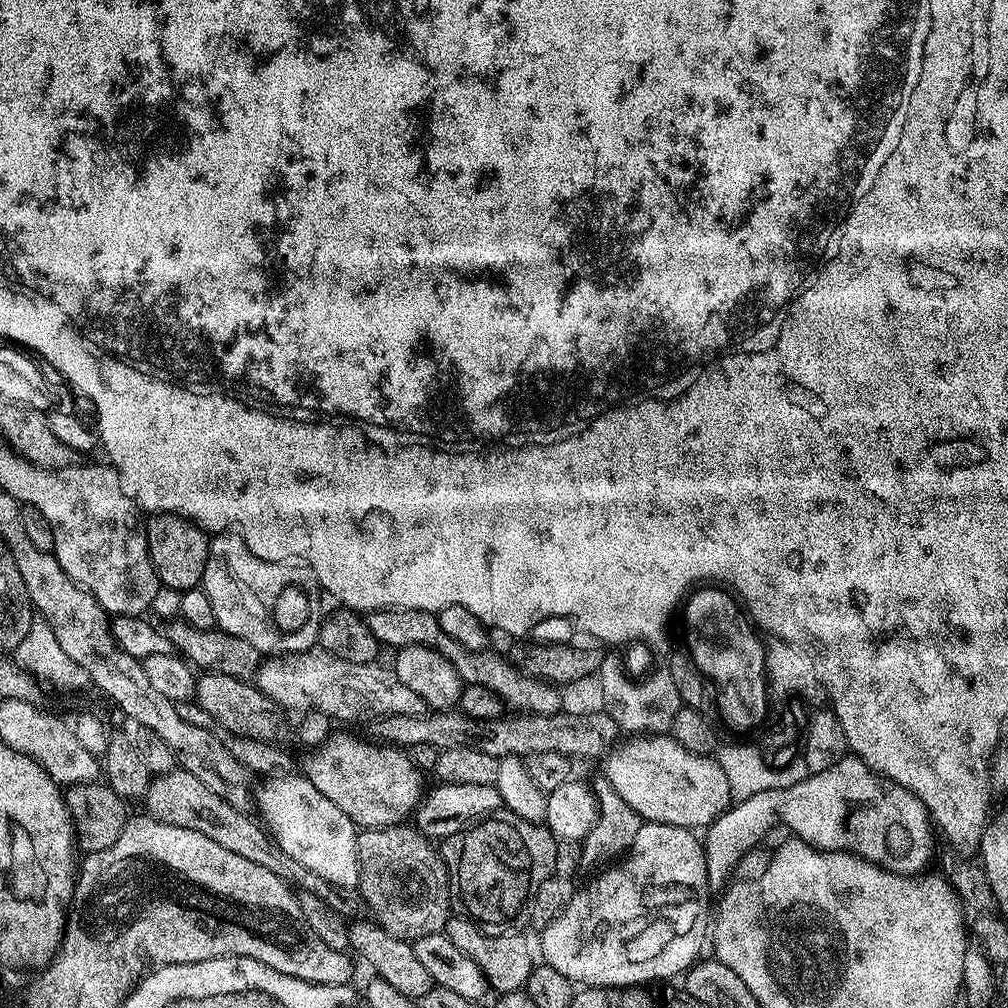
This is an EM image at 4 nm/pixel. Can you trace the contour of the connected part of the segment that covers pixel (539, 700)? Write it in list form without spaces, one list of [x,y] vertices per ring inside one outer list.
[[[377,608],[366,616],[370,626],[370,634],[382,646],[388,644],[392,650],[399,650],[406,646],[426,646],[433,648],[442,658],[446,658],[456,673],[459,674],[464,684],[477,684],[484,686],[493,694],[500,697],[505,705],[513,708],[516,714],[531,714],[533,716],[553,716],[555,712],[561,711],[559,687],[544,683],[543,680],[534,680],[529,676],[521,676],[516,667],[507,659],[504,660],[493,650],[474,652],[466,650],[464,646],[454,642],[440,625],[440,617],[436,612],[426,610],[410,610],[409,608]]]

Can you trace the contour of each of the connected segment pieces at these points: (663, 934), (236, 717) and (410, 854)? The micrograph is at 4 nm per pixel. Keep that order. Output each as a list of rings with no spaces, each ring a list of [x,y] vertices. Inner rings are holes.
[[[641,823],[638,838],[634,838],[631,851],[619,862],[605,867],[603,871],[596,875],[600,874],[601,876],[594,877],[585,888],[583,886],[577,887],[576,893],[572,895],[570,902],[566,906],[566,910],[562,910],[562,914],[558,914],[558,918],[554,918],[554,922],[550,922],[550,926],[546,926],[539,933],[540,948],[538,944],[538,952],[539,955],[540,952],[544,955],[541,956],[543,963],[554,966],[554,970],[566,974],[566,978],[570,978],[573,985],[590,988],[632,988],[633,986],[644,986],[640,984],[648,984],[651,980],[668,980],[671,976],[676,975],[676,977],[679,977],[687,972],[701,955],[700,947],[706,944],[706,937],[710,932],[710,912],[708,916],[710,893],[708,890],[708,875],[706,874],[706,858],[704,857],[704,846],[701,837],[695,831],[687,828],[670,826],[669,824]]]
[[[217,672],[205,673],[197,679],[195,699],[208,714],[212,714],[220,725],[235,736],[279,745],[289,743],[291,734],[293,737],[294,730],[288,724],[289,717],[285,711],[251,681],[231,678],[230,675],[220,675]]]
[[[412,826],[394,828],[369,828],[361,831],[357,842],[357,856],[360,859],[359,889],[364,894],[371,915],[381,928],[390,934],[409,942],[426,938],[426,934],[443,932],[448,924],[450,901],[448,899],[448,871],[444,856],[436,853],[433,841]]]

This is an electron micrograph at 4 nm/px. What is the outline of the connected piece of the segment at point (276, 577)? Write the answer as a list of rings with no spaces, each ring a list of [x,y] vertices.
[[[229,530],[211,537],[202,587],[214,606],[216,628],[250,642],[261,654],[306,652],[317,647],[322,589],[303,563],[266,562],[250,554],[244,539]]]

